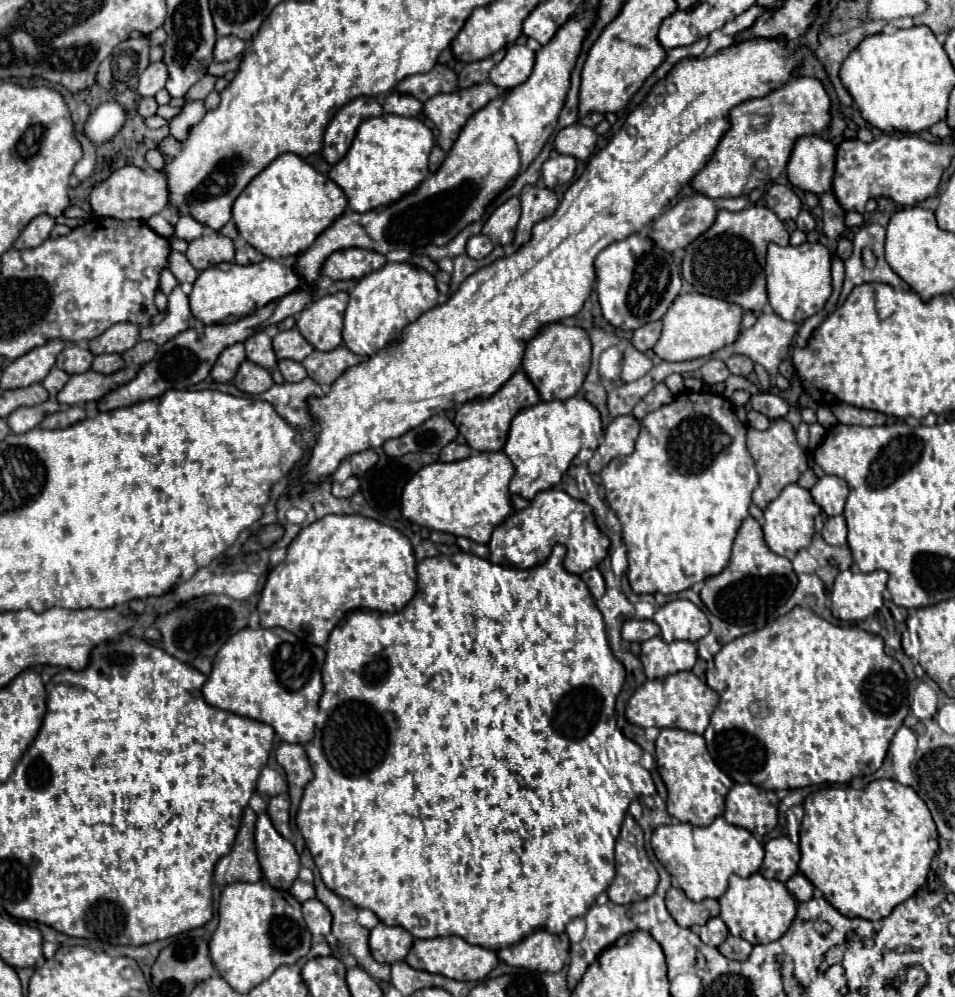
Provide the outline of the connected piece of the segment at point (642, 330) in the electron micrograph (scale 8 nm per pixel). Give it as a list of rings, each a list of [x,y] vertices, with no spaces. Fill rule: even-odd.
[[[651,321],[651,323],[635,329],[633,331],[633,345],[637,349],[641,349],[641,351],[651,349],[657,343],[657,339],[659,339],[661,329],[663,329],[663,323],[661,321]]]

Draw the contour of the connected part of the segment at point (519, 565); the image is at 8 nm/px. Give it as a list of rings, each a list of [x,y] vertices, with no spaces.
[[[547,489],[537,493],[529,507],[509,515],[493,531],[489,541],[489,561],[511,569],[529,569],[545,561],[555,543],[567,547],[567,571],[575,575],[597,567],[609,553],[609,537],[599,529],[593,507],[581,499],[569,497],[561,489]]]

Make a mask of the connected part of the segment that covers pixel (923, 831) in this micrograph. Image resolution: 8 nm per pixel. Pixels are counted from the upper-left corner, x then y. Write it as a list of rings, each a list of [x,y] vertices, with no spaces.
[[[893,779],[871,781],[867,789],[827,787],[809,793],[803,807],[805,817],[799,831],[799,871],[841,915],[867,921],[883,919],[895,905],[909,899],[925,883],[933,853],[937,851],[937,829],[925,801],[911,787]]]

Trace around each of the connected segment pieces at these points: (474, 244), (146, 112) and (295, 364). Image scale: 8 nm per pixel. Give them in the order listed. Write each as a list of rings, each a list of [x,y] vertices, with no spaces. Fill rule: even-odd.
[[[473,235],[467,241],[467,255],[471,259],[483,259],[493,251],[493,243],[487,235]]]
[[[143,97],[141,101],[139,101],[139,115],[143,115],[143,117],[153,117],[155,115],[155,111],[157,111],[157,101],[155,101],[155,97]]]
[[[281,359],[279,361],[279,371],[281,371],[281,375],[287,383],[297,383],[297,381],[307,377],[305,367],[299,361],[293,361],[293,359]]]

